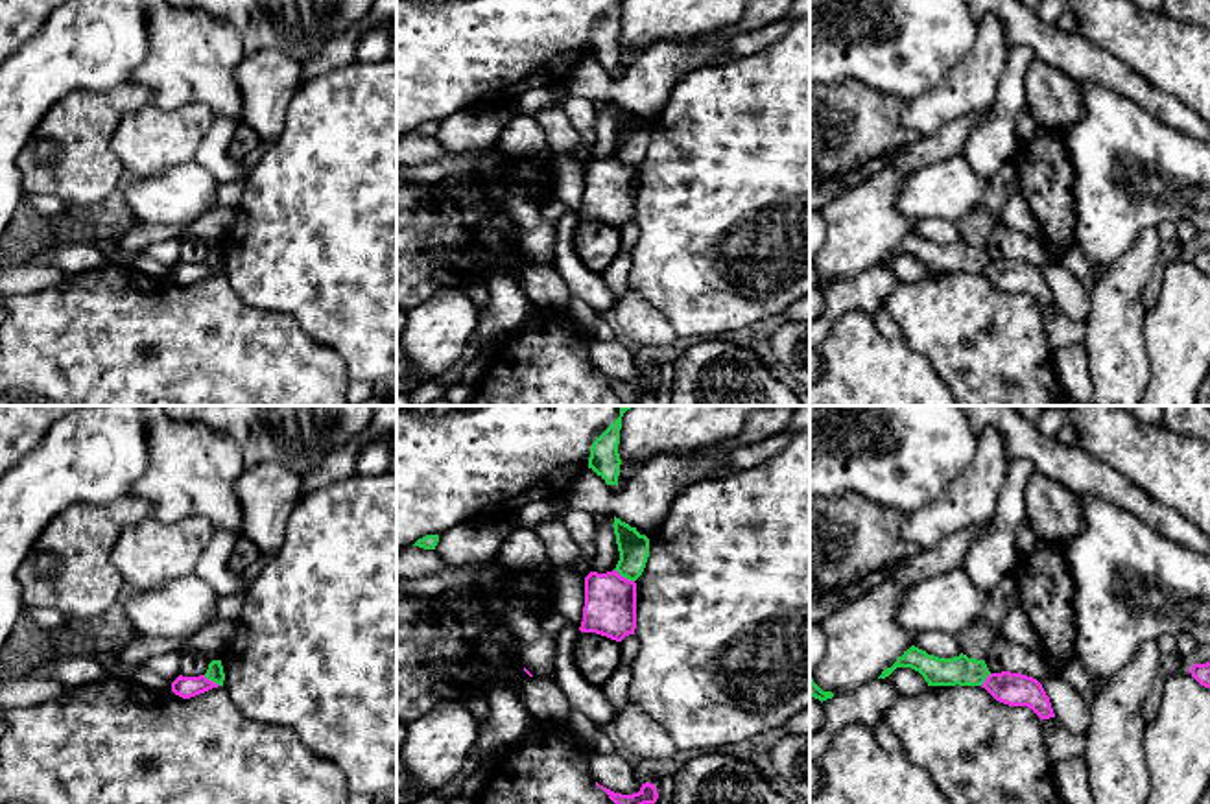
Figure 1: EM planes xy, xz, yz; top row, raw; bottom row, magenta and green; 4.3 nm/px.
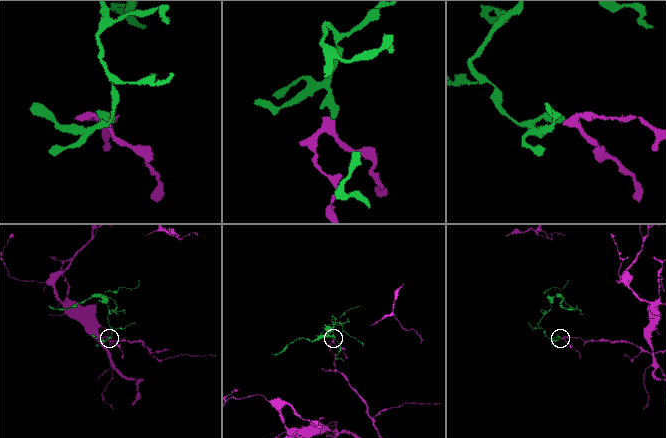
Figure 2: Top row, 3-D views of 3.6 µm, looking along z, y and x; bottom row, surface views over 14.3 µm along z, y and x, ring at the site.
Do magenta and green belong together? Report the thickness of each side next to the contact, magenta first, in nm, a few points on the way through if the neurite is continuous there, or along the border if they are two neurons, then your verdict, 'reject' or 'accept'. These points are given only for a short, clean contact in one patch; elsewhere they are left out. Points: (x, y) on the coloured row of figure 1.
calibres 220 and 130 nm; border xz (615, 568), (633, 581); reject

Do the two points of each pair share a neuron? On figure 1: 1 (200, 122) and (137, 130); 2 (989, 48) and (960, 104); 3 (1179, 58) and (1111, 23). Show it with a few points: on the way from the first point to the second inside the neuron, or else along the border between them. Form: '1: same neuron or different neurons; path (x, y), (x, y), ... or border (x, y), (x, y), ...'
1: same neuron; path (185, 128), (152, 130)
2: same neuron; path (985, 61), (965, 91)
3: same neuron; path (1162, 50), (1127, 32)

